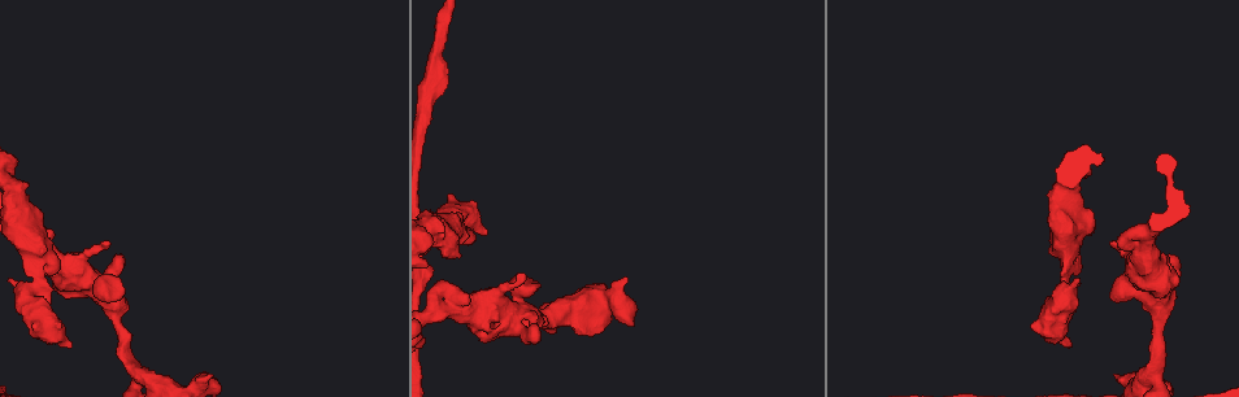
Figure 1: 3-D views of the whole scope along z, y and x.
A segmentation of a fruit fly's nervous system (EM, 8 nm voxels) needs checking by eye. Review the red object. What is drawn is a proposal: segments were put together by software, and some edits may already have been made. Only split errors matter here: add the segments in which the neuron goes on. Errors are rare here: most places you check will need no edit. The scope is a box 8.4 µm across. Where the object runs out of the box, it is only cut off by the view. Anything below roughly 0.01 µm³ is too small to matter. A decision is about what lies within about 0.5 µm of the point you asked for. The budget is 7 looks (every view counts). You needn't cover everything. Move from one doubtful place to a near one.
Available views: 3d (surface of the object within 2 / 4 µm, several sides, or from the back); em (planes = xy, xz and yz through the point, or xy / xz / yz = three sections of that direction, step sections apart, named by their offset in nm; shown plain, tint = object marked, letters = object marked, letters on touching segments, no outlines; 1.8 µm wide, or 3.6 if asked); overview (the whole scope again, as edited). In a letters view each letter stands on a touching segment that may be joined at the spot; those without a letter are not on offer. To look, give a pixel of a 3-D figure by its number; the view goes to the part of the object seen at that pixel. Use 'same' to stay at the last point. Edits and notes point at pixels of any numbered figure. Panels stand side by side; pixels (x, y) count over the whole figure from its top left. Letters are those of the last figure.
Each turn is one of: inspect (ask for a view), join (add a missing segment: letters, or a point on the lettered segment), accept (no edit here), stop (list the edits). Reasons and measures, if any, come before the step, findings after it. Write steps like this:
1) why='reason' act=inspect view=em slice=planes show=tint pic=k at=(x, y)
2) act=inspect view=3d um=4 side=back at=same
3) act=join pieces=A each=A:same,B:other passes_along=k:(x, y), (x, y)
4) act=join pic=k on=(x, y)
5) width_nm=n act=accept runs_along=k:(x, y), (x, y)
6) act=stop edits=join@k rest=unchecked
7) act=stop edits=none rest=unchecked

why='free end' act=inspect view=3d um=4 pic=1 at=(473, 233)

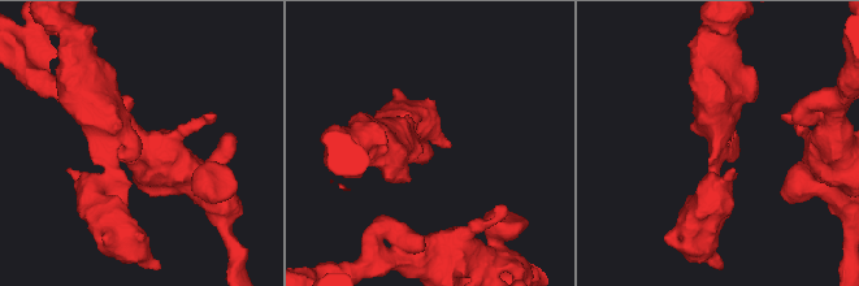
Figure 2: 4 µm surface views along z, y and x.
arm_widths_nm=190,260 act=inspect view=em slice=yz step=4 show=tint pic=2 at=(429, 146)

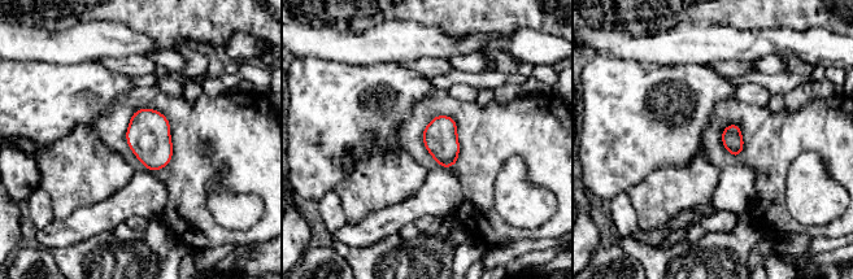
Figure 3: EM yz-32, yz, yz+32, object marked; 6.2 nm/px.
act=inspect view=em slice=yz step=4 show=letters at=same

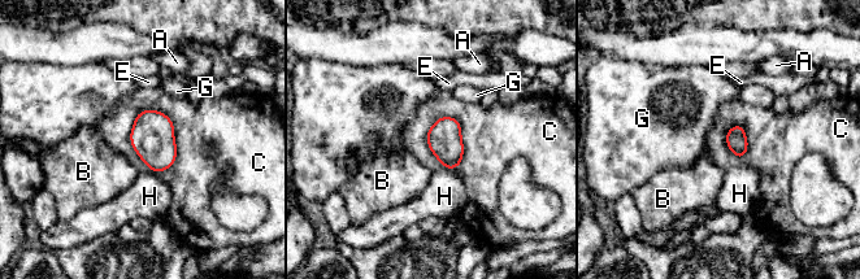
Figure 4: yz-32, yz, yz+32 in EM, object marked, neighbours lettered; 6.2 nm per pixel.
act=accept each=A:other,B:other,C:other,E:other,G:other,H:other border=4:(148, 108), (173, 123), (159, 174) found='no lettered segment goes on from it'

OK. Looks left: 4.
why='free end' act=inspect view=3d um=2 pic=1 at=(496, 337)

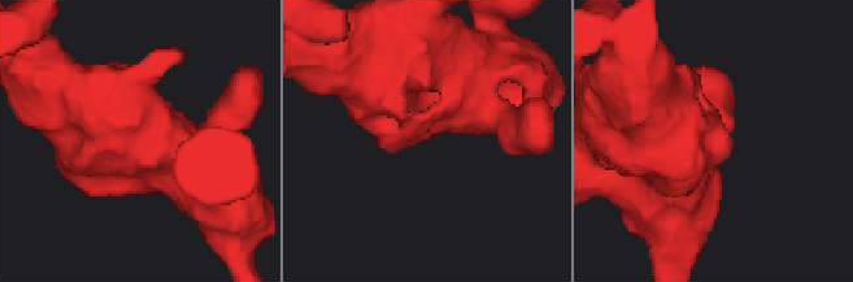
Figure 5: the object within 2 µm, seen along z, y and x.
why='need the tissue' act=inspect view=em slice=xz step=16 show=letters pic=5 at=(715, 144)

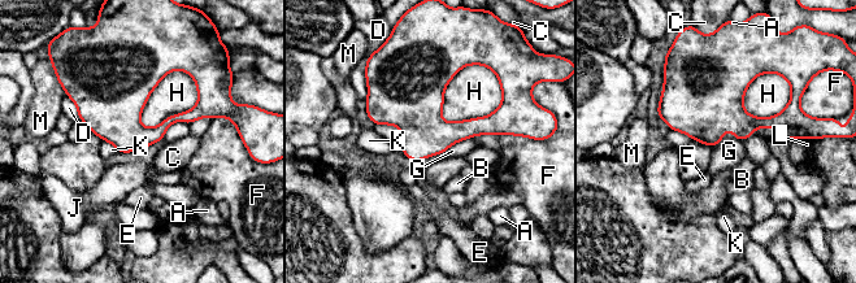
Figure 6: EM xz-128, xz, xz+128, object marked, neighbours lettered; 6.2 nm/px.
act=accept each=A:other,B:other,C:other,D:other,E:other,F:other,G:other,H:other,J:other,K:other,L:other,M:other border=6:(473, 136), (455, 142), (443, 153) found='none of them fits'

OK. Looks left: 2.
act=inspect view=em slice=planes show=tint pic=1 at=(1067, 346)

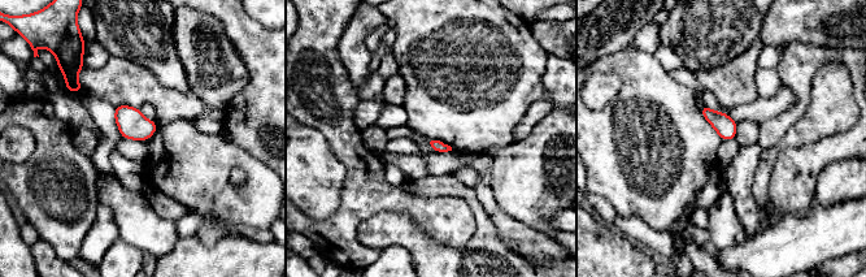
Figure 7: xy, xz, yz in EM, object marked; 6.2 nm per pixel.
act=inspect view=em slice=planes show=letters at=same

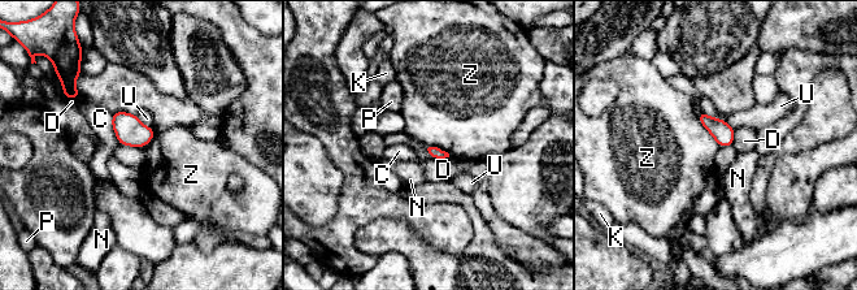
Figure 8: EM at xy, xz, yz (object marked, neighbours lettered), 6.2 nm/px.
act=accept each=C:other,D:other,K:other,N:other,P:other,U:other,Z:other border=8:(700, 109), (697, 120), (718, 147) found='no lettered segment goes on from it'

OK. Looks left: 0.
act=stop edits=none rest=unchecked

